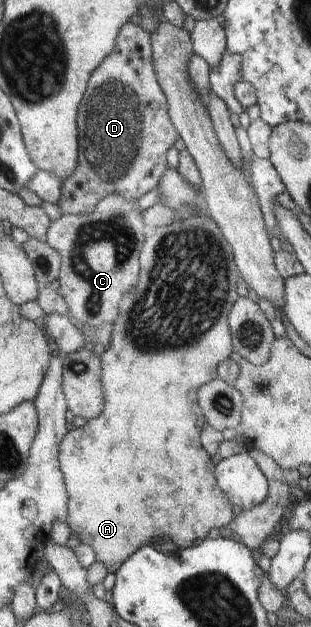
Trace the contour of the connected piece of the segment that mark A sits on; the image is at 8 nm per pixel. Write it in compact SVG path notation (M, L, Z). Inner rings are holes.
M208 214L192 215L182 219L182 222L174 222L168 226L150 229L145 237L140 258L142 258L142 274L138 276L138 284L122 298L118 318L112 324L112 342L108 348L104 349L104 354L99 356L102 368L102 392L104 392L104 400L106 400L104 410L98 418L89 420L84 426L71 426L68 434L58 446L59 466L68 496L68 518L66 518L65 523L69 526L72 534L76 534L80 538L80 543L90 544L90 548L96 552L96 560L100 560L106 566L108 573L115 573L141 546L150 545L152 538L170 539L178 549L192 548L194 542L203 541L212 528L226 527L234 518L231 502L216 484L215 465L210 459L211 456L201 444L200 433L201 428L205 425L205 418L197 396L201 386L219 378L216 370L218 364L230 359L234 351L232 335L228 326L228 313L239 297L236 292L236 280L240 274L235 265L232 248L228 244L228 240L224 238L222 230L218 228L218 224ZM192 270L200 270L198 272L200 286L196 288L194 296L190 296L190 272Z

